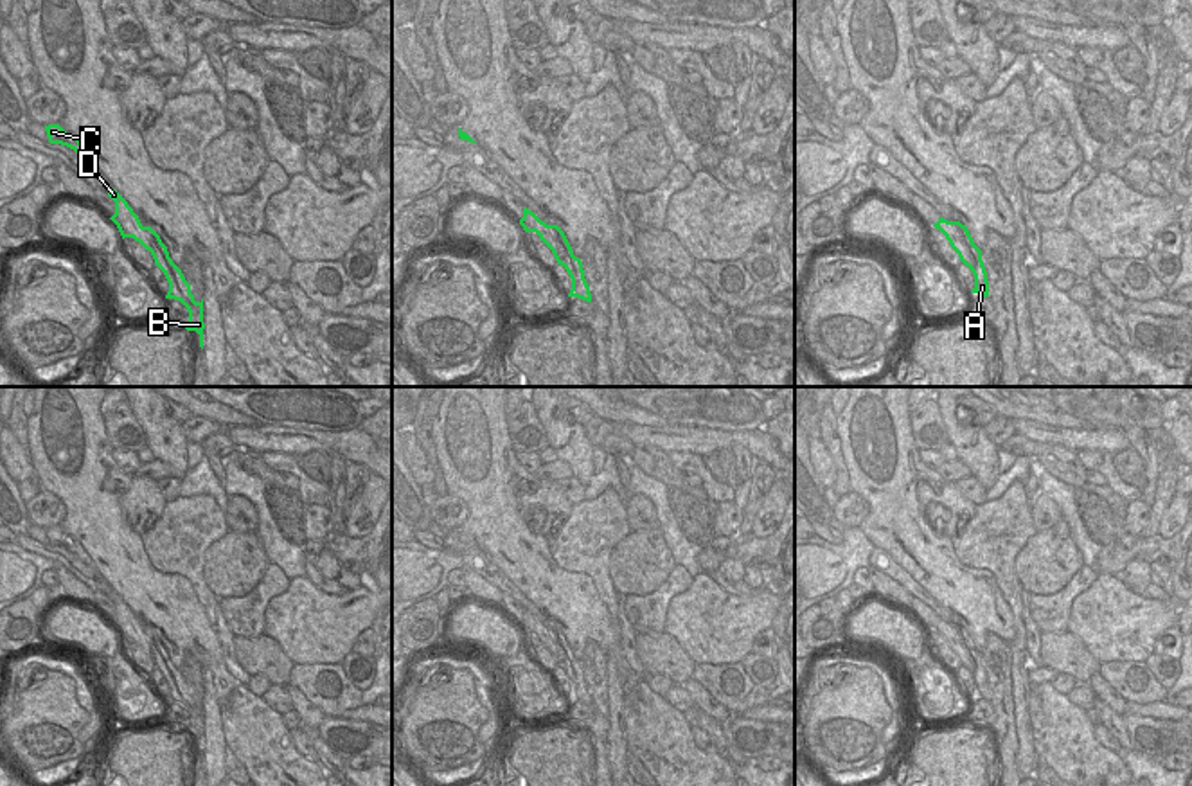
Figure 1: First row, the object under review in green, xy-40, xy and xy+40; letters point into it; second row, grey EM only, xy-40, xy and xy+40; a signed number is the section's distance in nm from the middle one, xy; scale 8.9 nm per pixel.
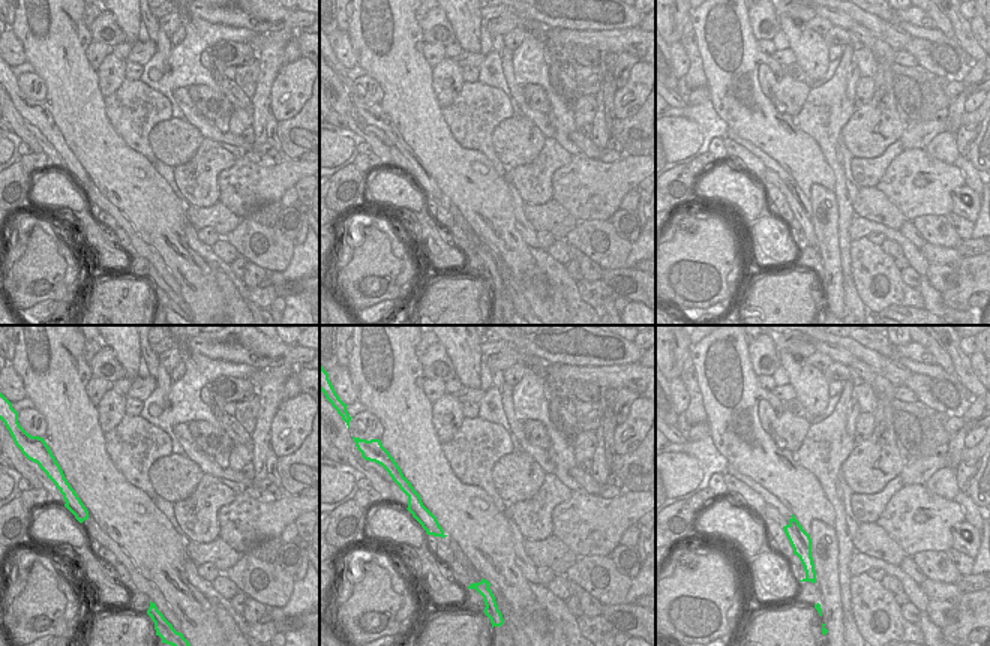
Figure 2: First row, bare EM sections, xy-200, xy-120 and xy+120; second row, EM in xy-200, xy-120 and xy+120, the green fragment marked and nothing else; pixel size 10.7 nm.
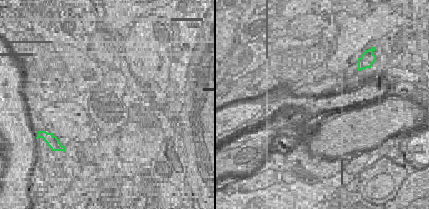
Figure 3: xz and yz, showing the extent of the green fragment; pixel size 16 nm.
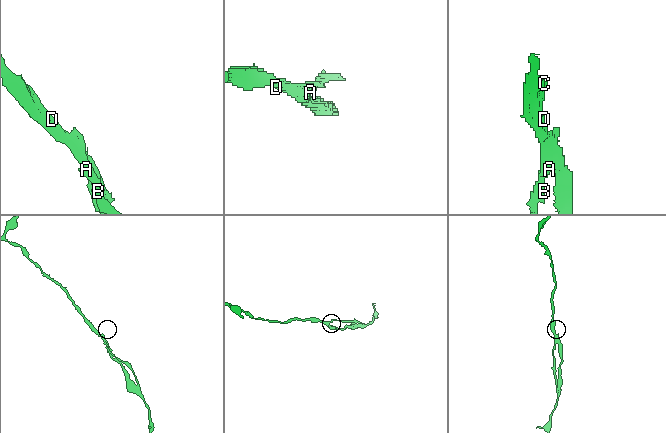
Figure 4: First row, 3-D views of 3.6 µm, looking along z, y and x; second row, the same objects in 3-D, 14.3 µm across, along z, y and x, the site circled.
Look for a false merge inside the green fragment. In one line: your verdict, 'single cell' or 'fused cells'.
fused cells

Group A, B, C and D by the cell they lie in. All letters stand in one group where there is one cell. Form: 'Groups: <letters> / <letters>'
Groups: A B / C D

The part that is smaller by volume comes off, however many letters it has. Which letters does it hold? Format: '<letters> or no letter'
A, B

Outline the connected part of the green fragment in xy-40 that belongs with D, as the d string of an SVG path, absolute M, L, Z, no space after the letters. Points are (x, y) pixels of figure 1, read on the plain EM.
M111 592L108 599L115 604L115 617L110 622L117 628L122 642L133 640L146 653L153 653L153 646L146 635L146 630L140 626L128 604L115 592Z

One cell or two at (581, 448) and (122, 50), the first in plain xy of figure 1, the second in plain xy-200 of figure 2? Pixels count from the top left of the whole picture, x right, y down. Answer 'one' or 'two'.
two

